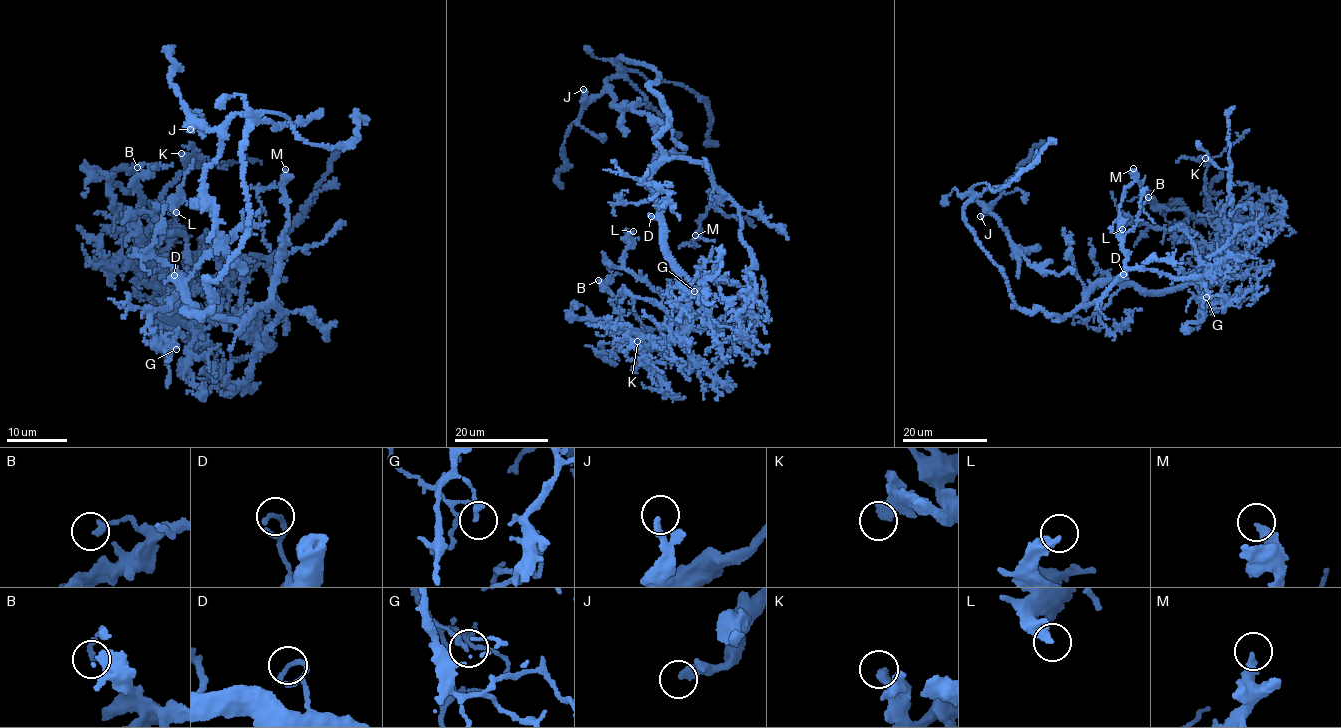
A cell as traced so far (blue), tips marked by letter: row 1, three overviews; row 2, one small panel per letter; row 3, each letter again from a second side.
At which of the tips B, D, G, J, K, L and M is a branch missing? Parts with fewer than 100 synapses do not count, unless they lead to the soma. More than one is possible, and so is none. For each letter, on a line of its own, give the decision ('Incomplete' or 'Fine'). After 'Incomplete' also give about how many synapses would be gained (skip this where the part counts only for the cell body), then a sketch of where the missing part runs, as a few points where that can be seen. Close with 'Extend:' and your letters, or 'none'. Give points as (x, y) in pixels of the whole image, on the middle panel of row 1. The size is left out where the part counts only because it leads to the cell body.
B: Fine
D: Fine
G: Fine
J: Fine
K: Fine
L: Fine
M: Fine
Extend: none

